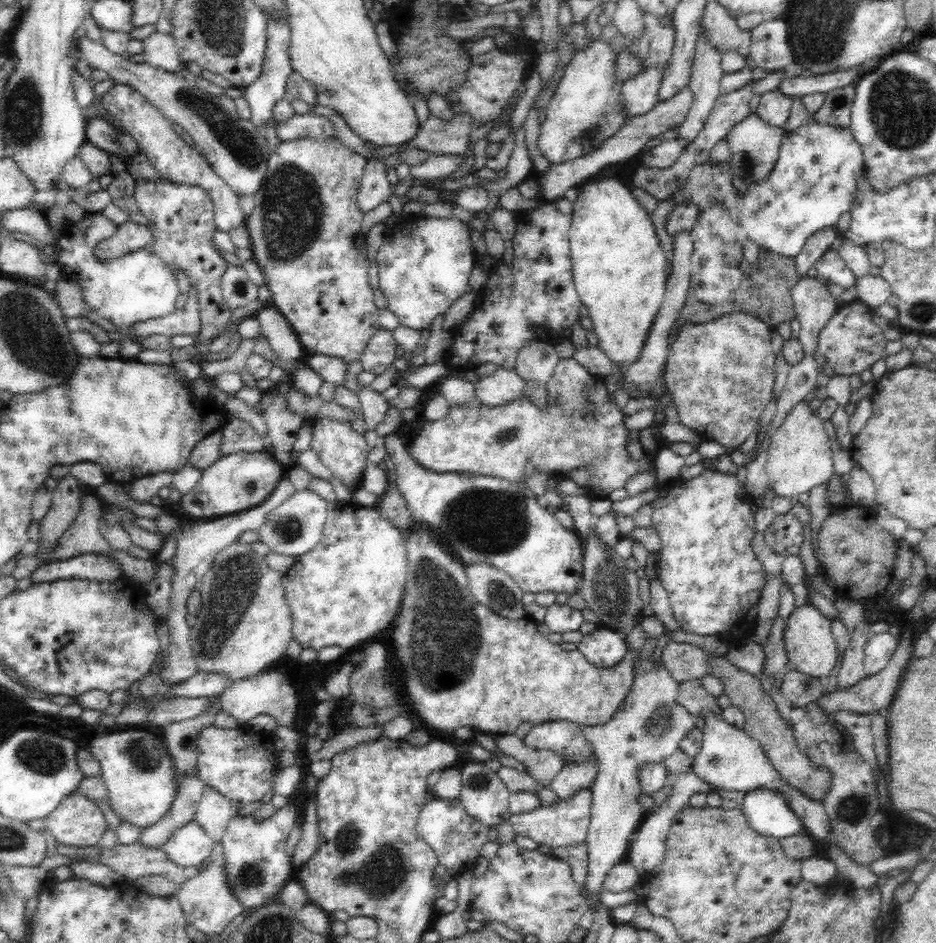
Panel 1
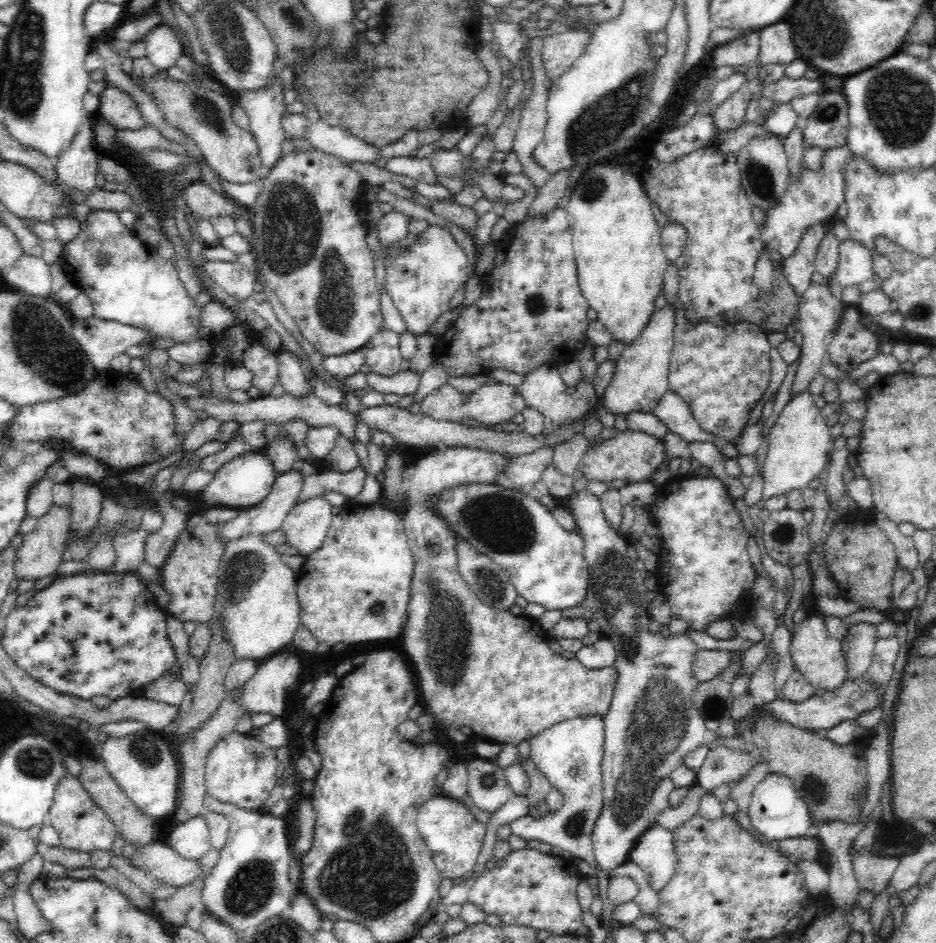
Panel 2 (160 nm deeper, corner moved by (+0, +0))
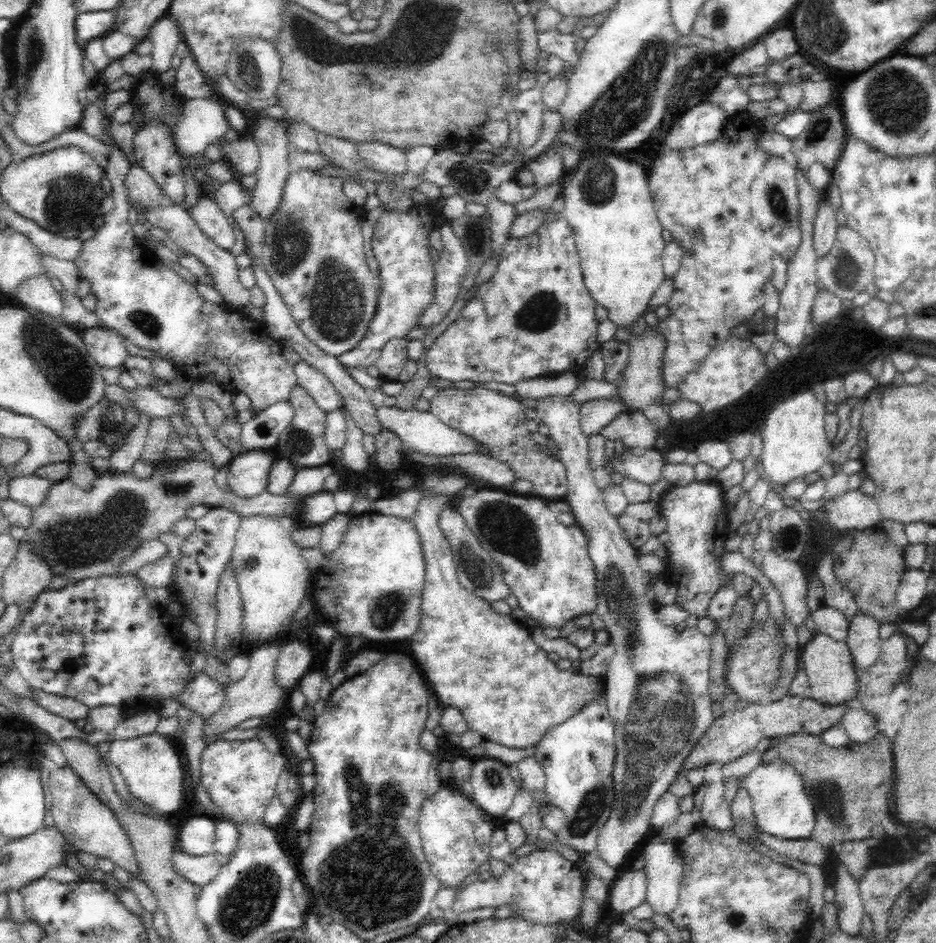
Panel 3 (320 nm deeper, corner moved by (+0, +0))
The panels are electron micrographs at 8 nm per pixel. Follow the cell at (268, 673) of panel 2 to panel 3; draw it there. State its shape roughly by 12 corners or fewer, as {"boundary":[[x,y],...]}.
{"boundary":[[284,642],[274,668],[276,685],[289,692],[310,671],[312,649]]}

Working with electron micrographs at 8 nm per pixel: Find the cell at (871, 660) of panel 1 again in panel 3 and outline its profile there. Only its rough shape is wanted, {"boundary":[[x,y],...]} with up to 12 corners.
{"boundary":[[896,630],[857,676],[859,706],[875,729],[894,738],[912,689],[907,636]]}

